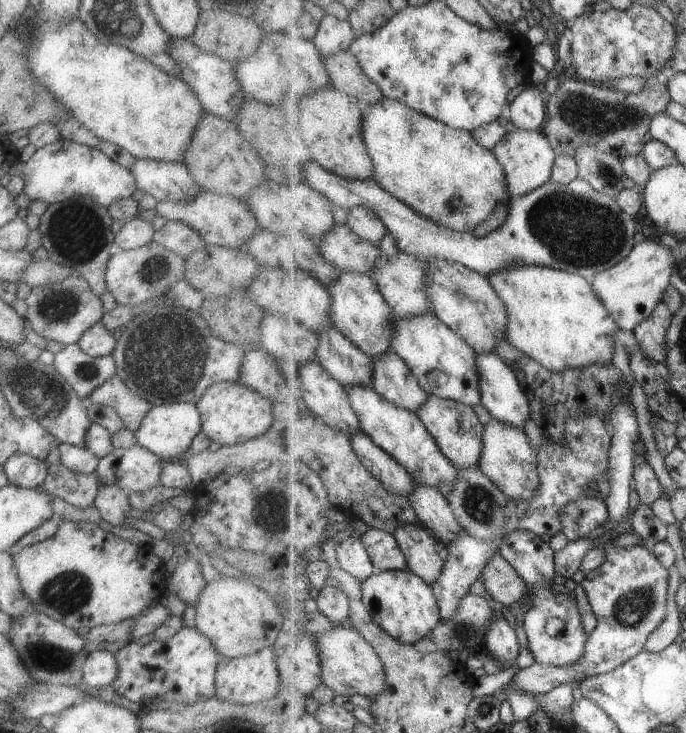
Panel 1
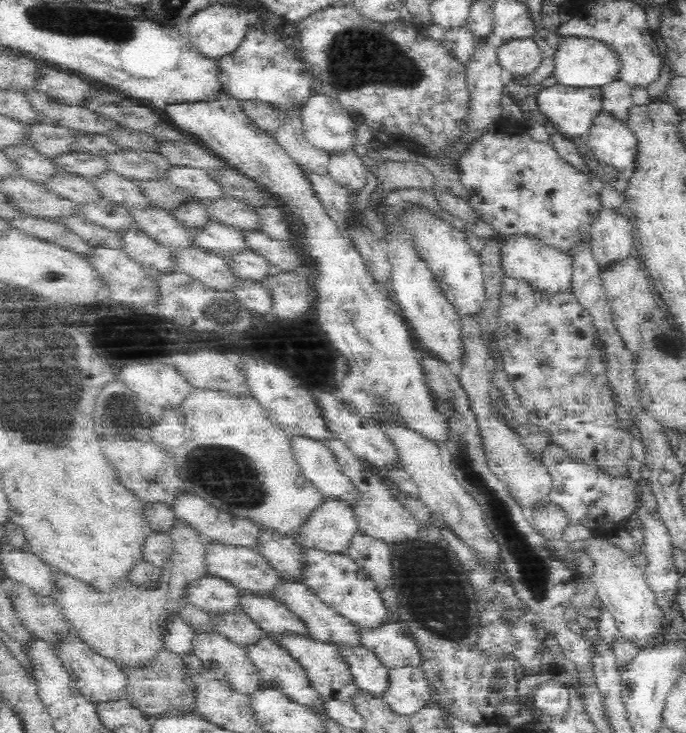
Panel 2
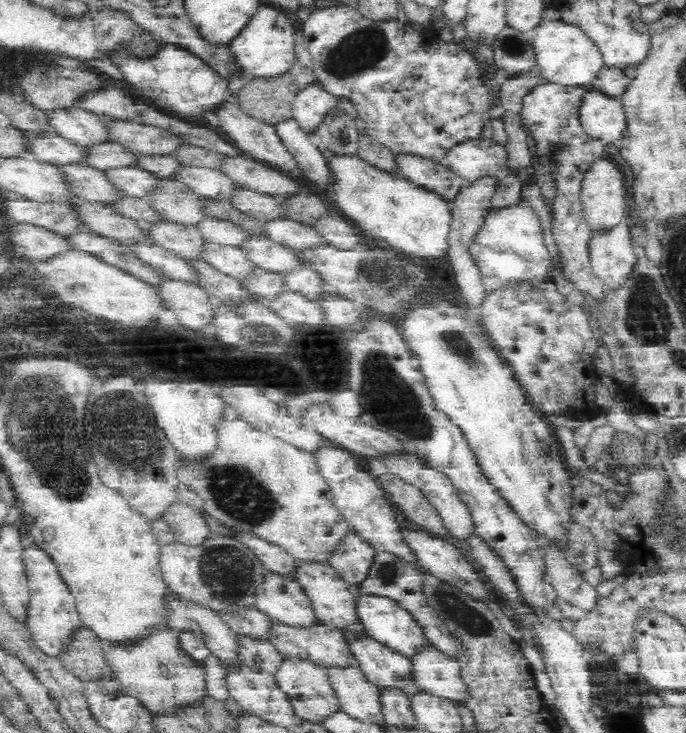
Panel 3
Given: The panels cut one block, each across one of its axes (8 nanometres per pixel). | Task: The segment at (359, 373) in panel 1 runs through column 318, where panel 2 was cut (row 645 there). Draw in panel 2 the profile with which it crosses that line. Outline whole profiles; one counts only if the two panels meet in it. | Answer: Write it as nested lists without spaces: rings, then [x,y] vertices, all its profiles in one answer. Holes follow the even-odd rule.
[[[280,577],[273,590],[273,596],[282,601],[290,610],[293,610],[306,625],[307,635],[312,639],[318,639],[332,644],[346,644],[348,646],[360,645],[358,626],[348,622],[333,608],[324,604],[309,588],[300,581],[292,581],[286,577]]]

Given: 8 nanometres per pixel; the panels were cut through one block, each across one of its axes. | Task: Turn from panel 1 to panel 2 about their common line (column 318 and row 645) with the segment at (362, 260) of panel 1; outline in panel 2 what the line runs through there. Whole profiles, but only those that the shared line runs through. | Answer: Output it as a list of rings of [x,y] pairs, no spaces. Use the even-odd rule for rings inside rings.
[[[242,609],[214,611],[211,629],[226,635],[230,641],[241,646],[253,645],[258,640],[266,638],[265,633]]]

